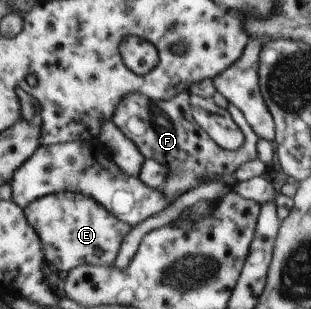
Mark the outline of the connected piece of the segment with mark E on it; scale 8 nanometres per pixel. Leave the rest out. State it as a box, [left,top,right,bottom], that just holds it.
[27,191,129,272]

